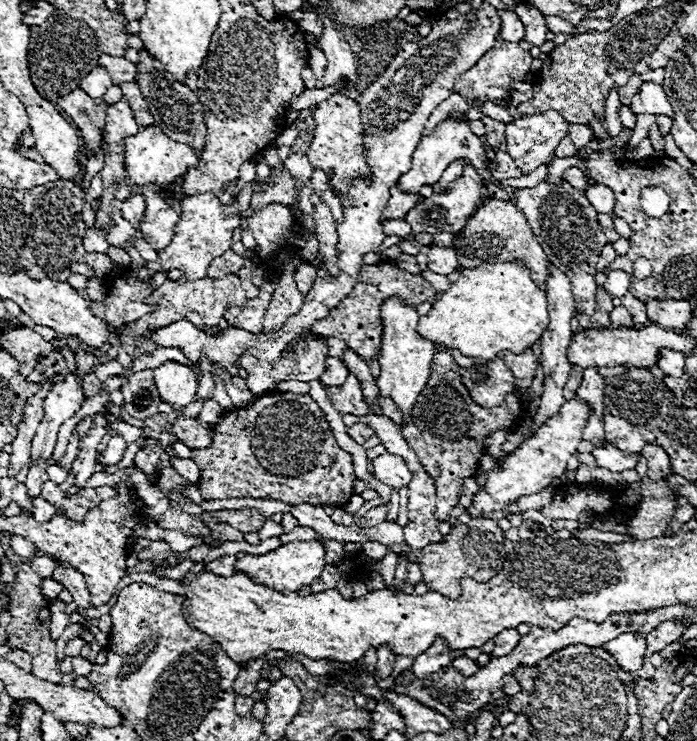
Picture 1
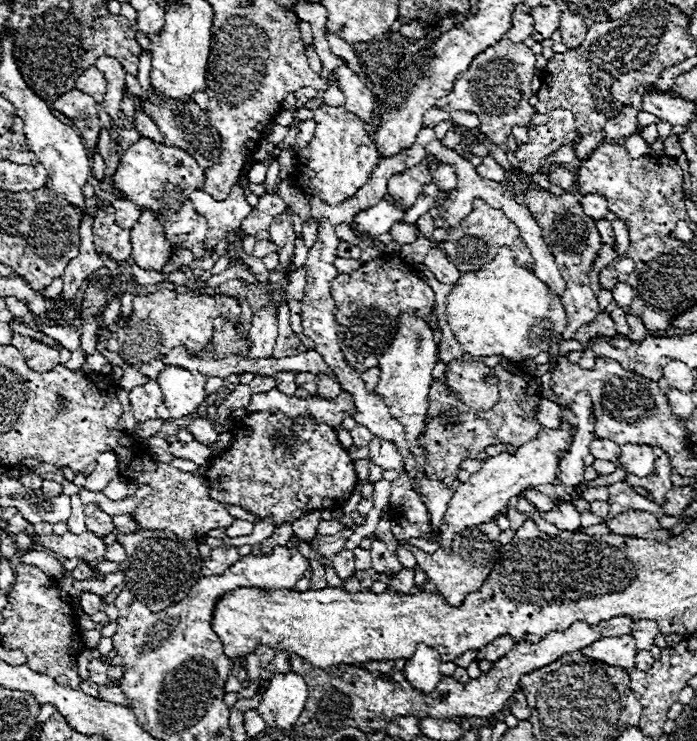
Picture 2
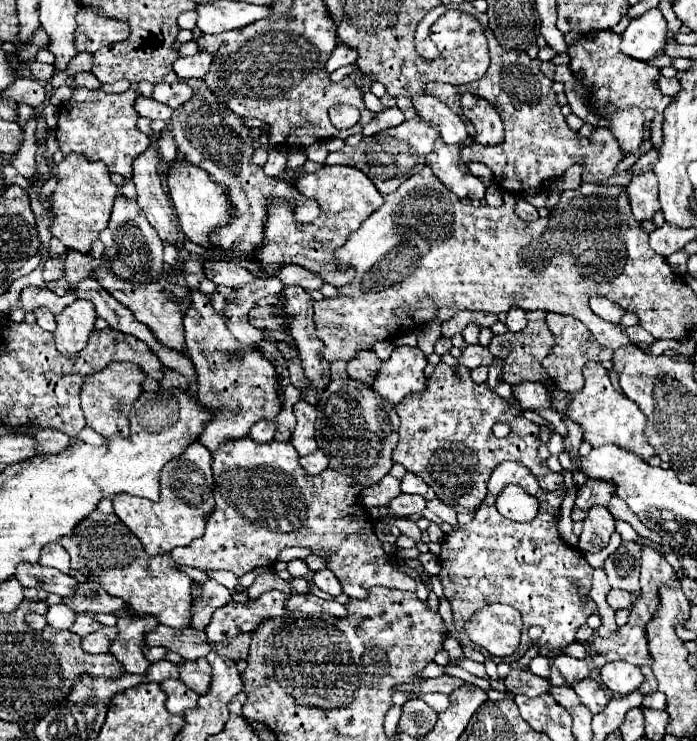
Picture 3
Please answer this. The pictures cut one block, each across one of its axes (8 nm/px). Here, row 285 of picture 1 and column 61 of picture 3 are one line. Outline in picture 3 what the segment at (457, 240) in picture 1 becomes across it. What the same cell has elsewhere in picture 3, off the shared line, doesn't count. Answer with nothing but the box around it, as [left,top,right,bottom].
[58,512,192,630]

